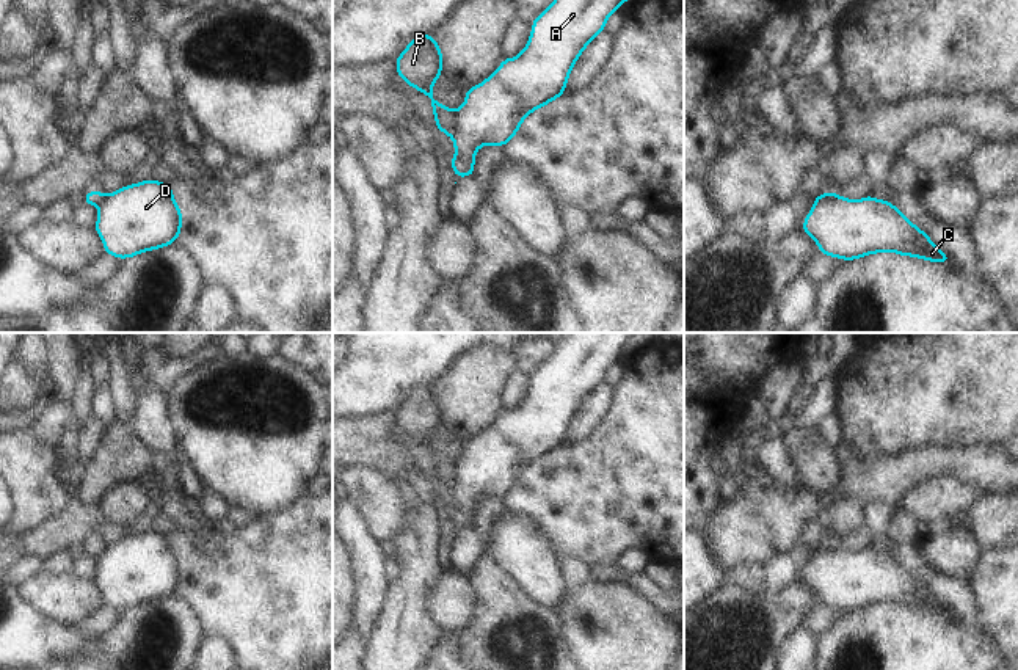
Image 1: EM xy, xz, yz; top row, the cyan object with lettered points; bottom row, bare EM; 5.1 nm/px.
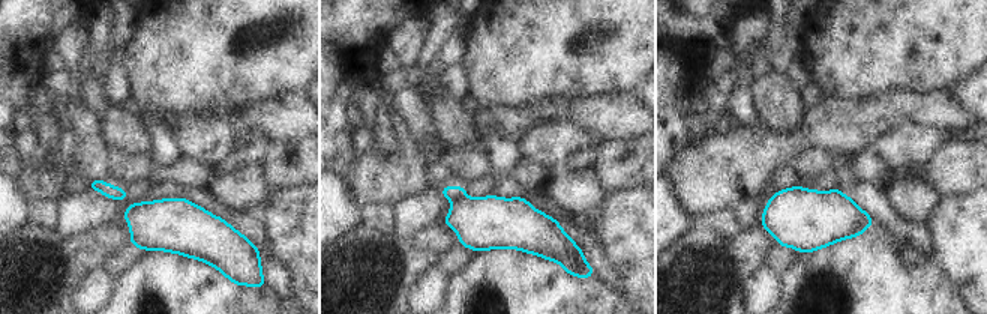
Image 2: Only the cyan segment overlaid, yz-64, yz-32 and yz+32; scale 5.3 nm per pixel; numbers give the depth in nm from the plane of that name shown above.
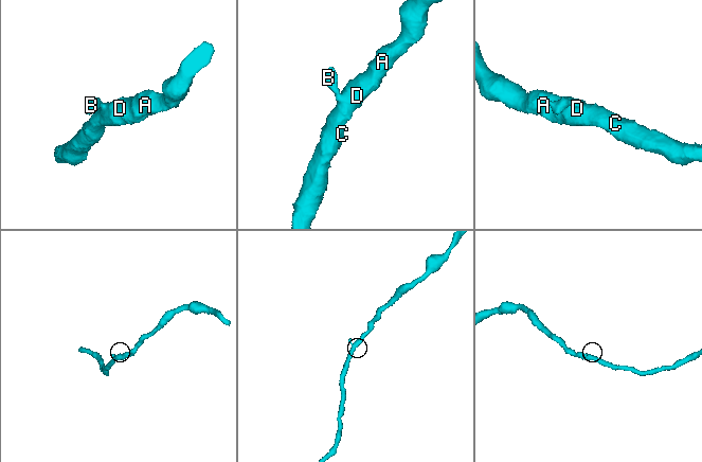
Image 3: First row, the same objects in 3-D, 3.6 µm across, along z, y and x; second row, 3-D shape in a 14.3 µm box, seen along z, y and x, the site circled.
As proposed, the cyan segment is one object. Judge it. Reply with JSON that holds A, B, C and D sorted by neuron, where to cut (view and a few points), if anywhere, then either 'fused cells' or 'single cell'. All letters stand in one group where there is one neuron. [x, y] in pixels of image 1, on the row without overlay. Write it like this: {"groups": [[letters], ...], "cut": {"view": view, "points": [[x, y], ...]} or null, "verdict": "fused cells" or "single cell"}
{"groups": [["A", "C", "D"], ["B"]], "cut": {"view": "xz", "points": [[455, 463], [455, 484], [452, 487]]}, "verdict": "fused cells"}

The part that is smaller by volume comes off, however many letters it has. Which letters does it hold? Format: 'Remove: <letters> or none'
Remove: B

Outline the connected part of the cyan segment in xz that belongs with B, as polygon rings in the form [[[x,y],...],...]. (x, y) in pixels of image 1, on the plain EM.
[[[420,386],[395,411],[398,427],[416,441],[427,446],[433,457],[436,479],[445,486],[455,485],[455,463],[441,457],[431,446],[431,439],[442,424],[442,405],[430,386]]]

